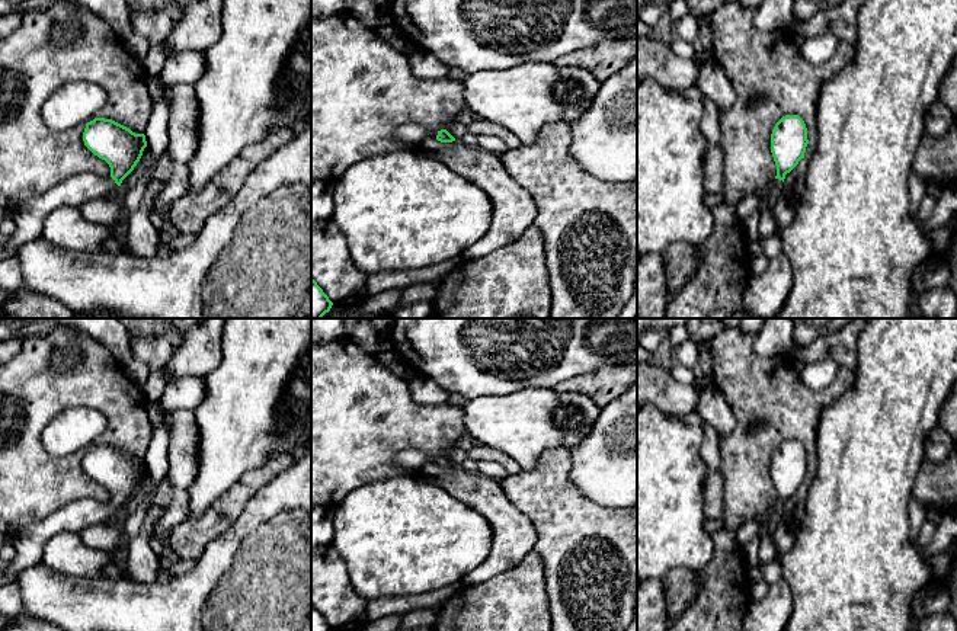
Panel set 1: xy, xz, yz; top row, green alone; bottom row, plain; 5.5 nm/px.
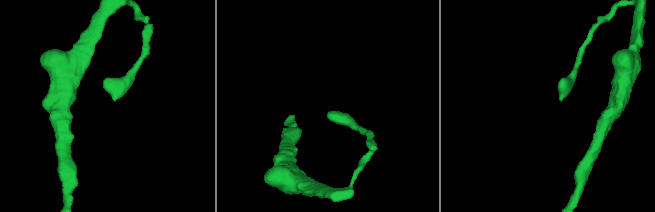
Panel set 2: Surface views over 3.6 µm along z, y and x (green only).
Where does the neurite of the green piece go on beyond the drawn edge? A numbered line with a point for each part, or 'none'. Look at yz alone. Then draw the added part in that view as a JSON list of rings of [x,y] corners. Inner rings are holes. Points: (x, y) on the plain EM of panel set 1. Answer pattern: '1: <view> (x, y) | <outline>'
1: yz (775, 512) | [[[774,505],[774,507],[769,512],[772,523],[780,522],[781,513],[782,513],[782,506]]]

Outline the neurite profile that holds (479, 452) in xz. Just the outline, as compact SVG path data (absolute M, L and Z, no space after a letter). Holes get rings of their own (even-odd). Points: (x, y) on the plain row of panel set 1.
M481 443L474 445L467 454L471 459L477 462L478 461L497 462L506 470L508 474L516 474L522 470L521 465L513 458L506 455L505 452L484 446Z

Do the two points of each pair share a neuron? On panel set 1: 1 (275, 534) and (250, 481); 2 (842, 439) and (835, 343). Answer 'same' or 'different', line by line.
1: different
2: different

